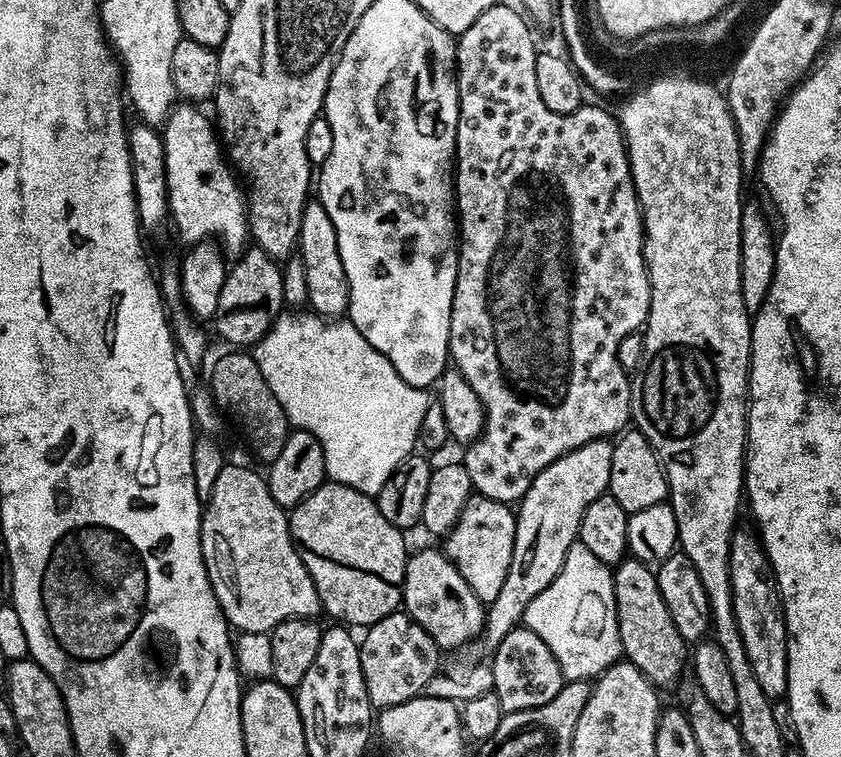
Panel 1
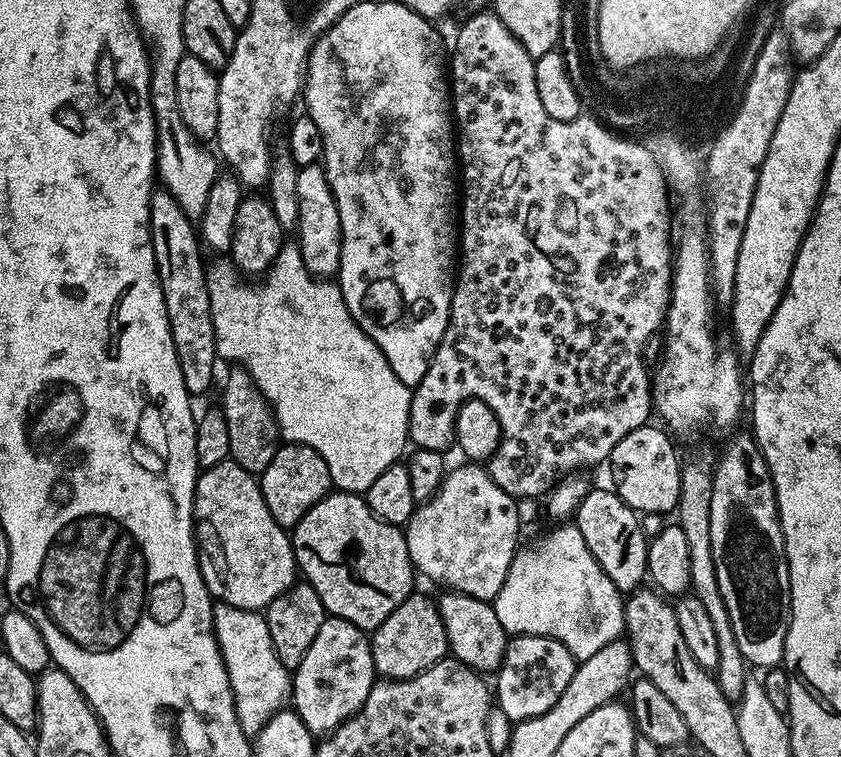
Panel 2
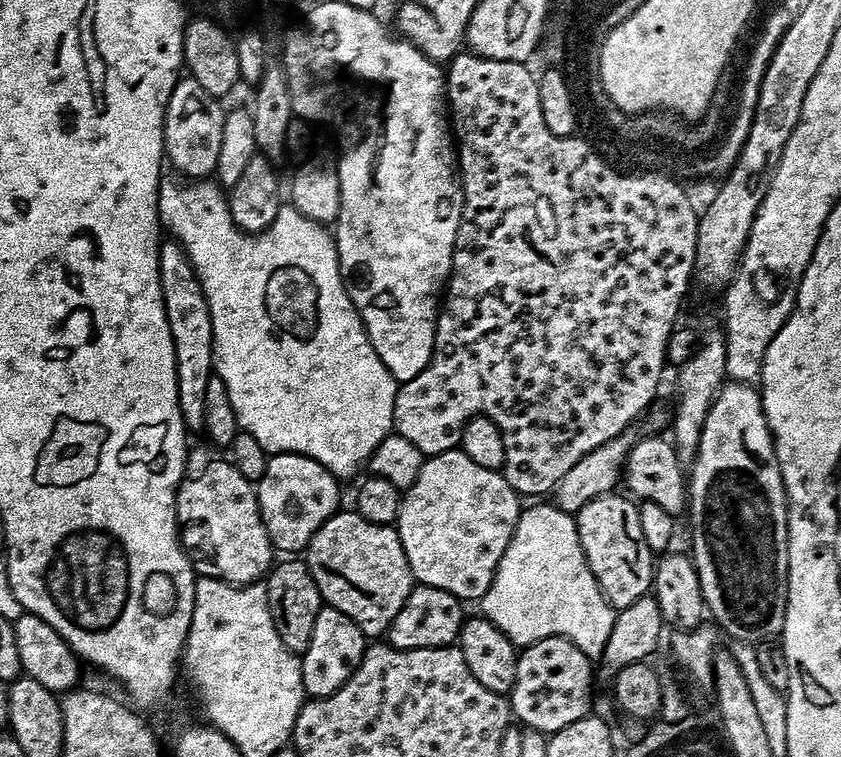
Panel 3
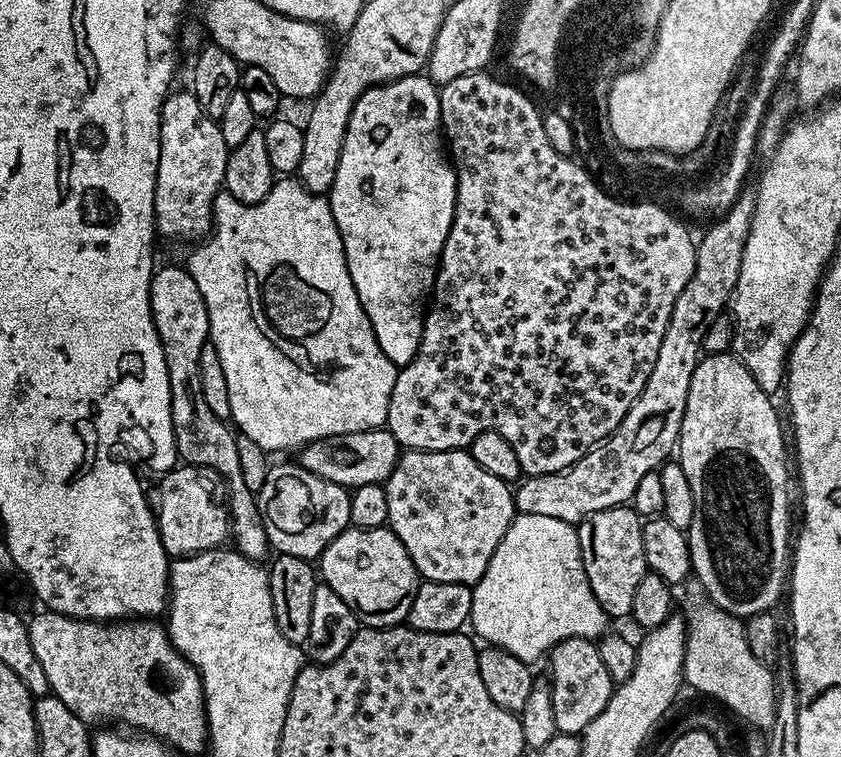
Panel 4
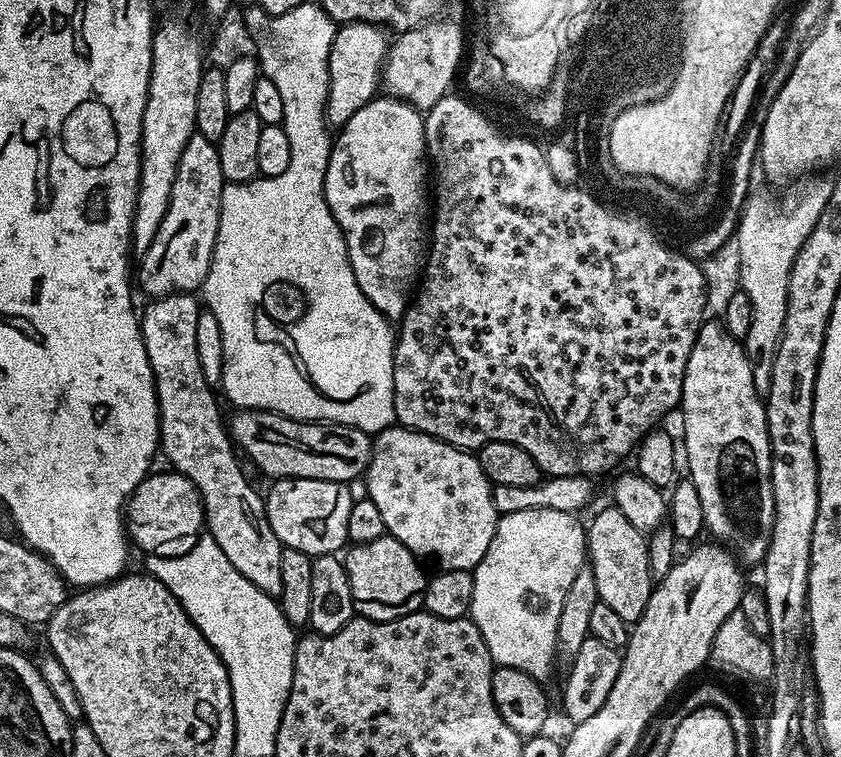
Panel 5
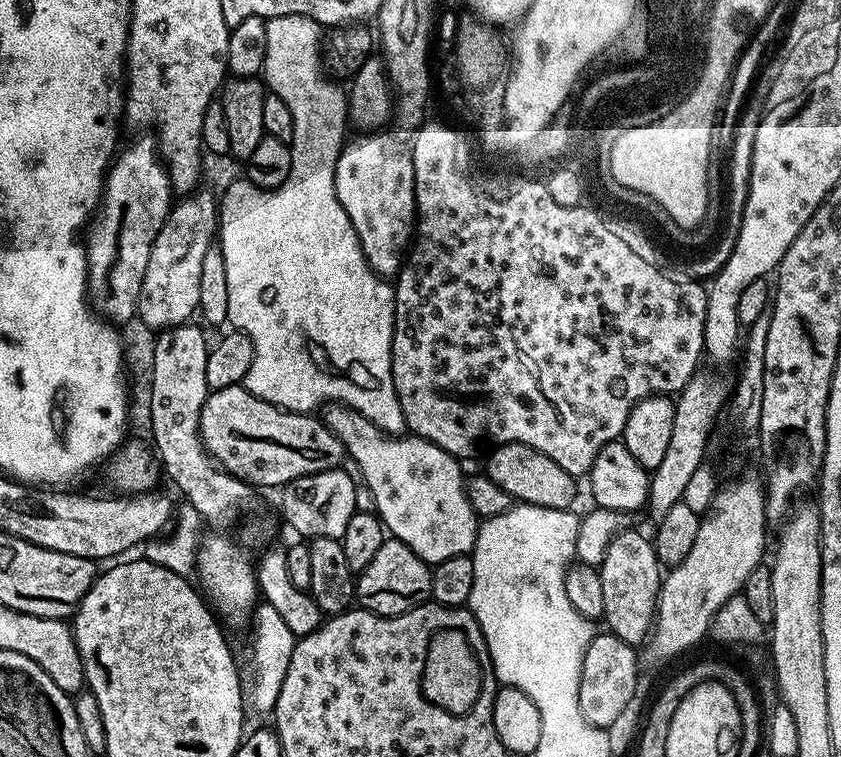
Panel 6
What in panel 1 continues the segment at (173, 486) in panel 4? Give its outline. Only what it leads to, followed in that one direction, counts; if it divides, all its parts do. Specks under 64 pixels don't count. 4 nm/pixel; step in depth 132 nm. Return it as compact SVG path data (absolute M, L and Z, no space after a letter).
M225 463L223 470L214 481L214 490L206 497L200 517L200 545L204 565L218 598L224 617L233 629L241 633L271 633L278 622L290 618L316 618L322 609L318 590L302 562L288 528L289 513L274 502L268 489L267 479L244 464Z

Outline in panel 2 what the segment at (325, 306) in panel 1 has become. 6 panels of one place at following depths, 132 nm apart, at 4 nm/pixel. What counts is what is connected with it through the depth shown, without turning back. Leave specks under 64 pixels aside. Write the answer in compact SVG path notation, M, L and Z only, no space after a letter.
M320 164L300 169L297 182L298 218L295 235L300 235L298 247L302 254L304 269L317 278L332 278L339 273L342 258L342 226L338 218L338 206L330 190L328 176Z

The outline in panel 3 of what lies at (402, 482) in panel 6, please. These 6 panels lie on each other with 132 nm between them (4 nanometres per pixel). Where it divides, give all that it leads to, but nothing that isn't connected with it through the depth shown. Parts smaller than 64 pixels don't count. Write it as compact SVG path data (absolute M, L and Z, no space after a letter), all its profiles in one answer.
M459 450L427 457L422 470L418 472L418 478L414 478L414 486L403 489L400 497L400 513L394 525L396 532L400 535L402 550L406 550L406 562L410 562L413 581L426 586L438 586L438 590L446 590L450 594L454 594L461 602L469 602L468 600L472 600L472 602L480 601L486 594L486 590L490 590L496 567L506 550L506 546L510 542L510 538L514 534L521 511L521 497L512 489L510 482L506 482L503 471L486 470L486 466L478 466L478 462L473 462L465 452Z

